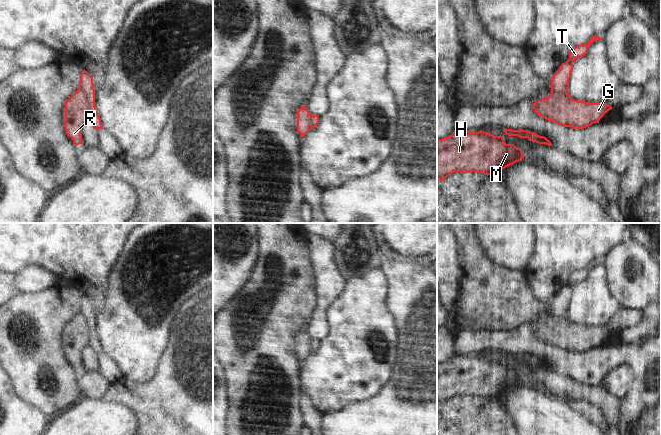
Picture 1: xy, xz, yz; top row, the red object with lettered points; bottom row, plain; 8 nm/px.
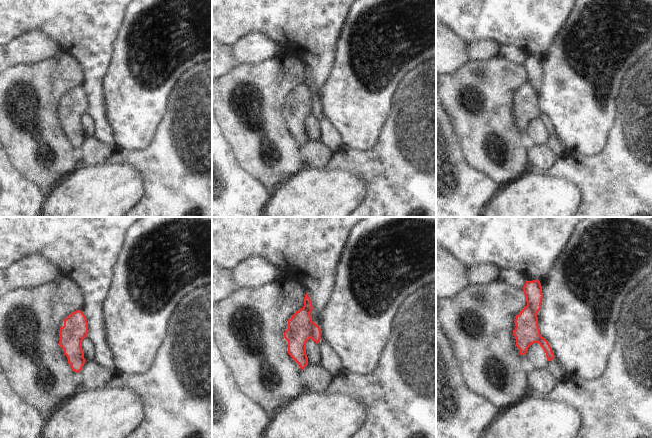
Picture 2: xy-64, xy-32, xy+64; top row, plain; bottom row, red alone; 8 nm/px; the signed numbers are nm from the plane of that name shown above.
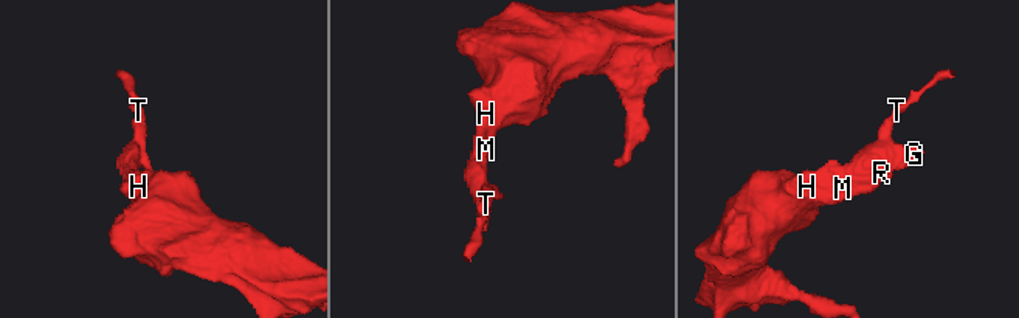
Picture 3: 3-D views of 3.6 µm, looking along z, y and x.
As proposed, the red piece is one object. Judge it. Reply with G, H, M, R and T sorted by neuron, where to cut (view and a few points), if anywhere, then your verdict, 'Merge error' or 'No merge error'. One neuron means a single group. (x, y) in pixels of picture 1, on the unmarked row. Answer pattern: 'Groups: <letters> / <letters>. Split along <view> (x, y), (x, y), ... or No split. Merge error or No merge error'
Groups: G H M R / T. Split along xy (79, 312), (86, 323), (88, 345). Merge error.

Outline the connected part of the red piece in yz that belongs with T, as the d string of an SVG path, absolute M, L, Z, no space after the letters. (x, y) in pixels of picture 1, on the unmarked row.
M594 259L591 261L587 268L578 269L571 274L571 276L569 277L569 283L565 287L561 288L559 293L552 301L550 312L551 317L553 317L554 320L559 322L561 319L568 317L569 304L571 302L571 296L573 294L574 285L584 280L587 277L590 269L594 265L600 264L602 263L599 260Z

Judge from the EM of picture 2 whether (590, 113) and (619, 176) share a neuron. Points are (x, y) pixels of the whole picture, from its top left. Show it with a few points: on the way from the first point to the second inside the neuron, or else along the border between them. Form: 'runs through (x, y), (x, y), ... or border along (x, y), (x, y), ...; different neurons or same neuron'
border along (614, 122), (605, 146), (598, 153), (585, 156); different neurons

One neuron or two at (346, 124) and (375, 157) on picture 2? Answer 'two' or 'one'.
two

